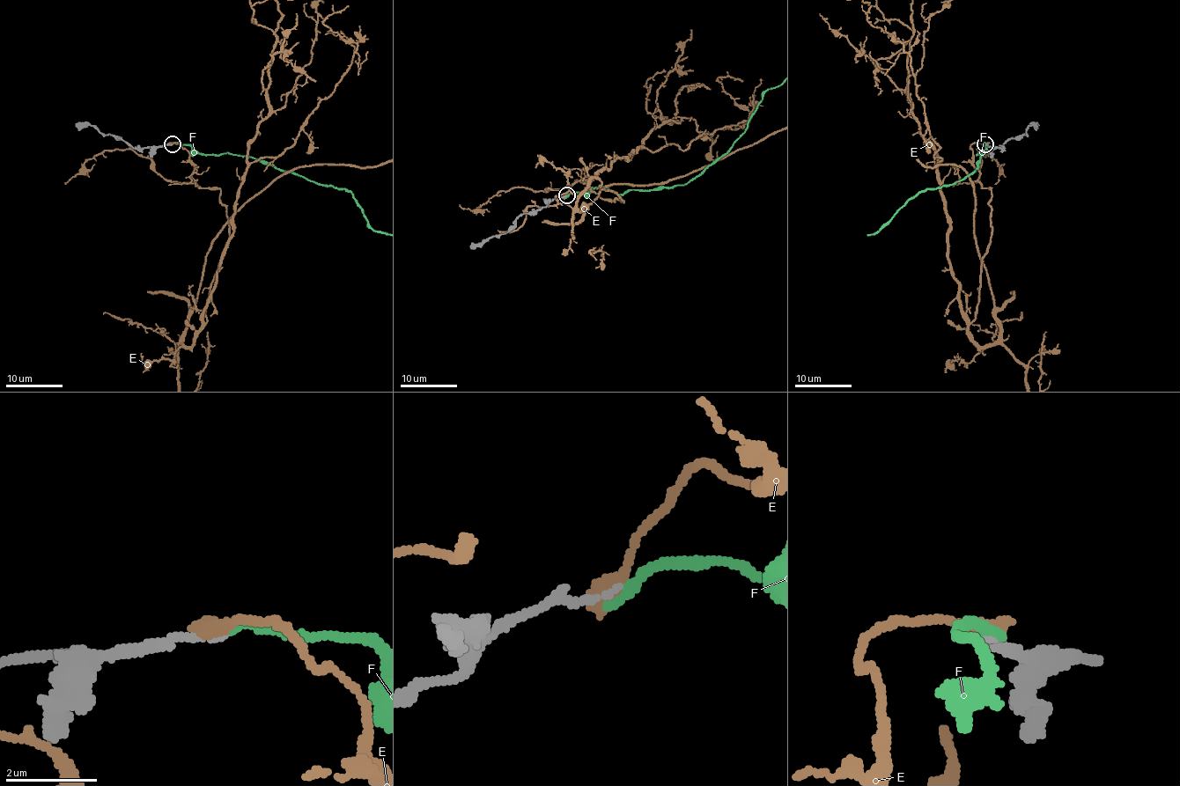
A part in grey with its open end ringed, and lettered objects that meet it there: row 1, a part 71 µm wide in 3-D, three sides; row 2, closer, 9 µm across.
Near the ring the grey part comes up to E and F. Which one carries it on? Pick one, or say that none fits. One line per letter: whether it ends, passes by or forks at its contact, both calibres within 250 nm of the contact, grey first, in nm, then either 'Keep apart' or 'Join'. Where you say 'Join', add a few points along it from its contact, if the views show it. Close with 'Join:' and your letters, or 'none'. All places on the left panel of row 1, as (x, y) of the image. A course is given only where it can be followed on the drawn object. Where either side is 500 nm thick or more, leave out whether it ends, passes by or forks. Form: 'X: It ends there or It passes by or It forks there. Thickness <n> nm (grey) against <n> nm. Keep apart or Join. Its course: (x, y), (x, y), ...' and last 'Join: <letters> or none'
E: It ends there. Thickness 180 nm (grey) against 460 nm. Keep apart
F: It ends there. Thickness 150 nm (grey) against 220 nm. Join
Join: F

